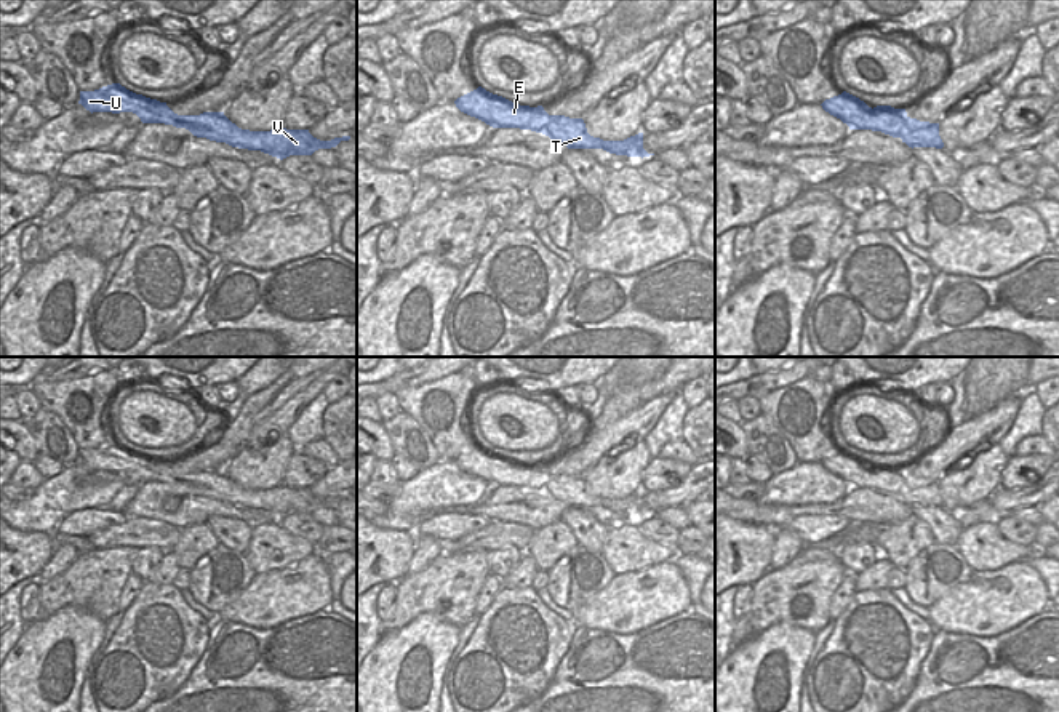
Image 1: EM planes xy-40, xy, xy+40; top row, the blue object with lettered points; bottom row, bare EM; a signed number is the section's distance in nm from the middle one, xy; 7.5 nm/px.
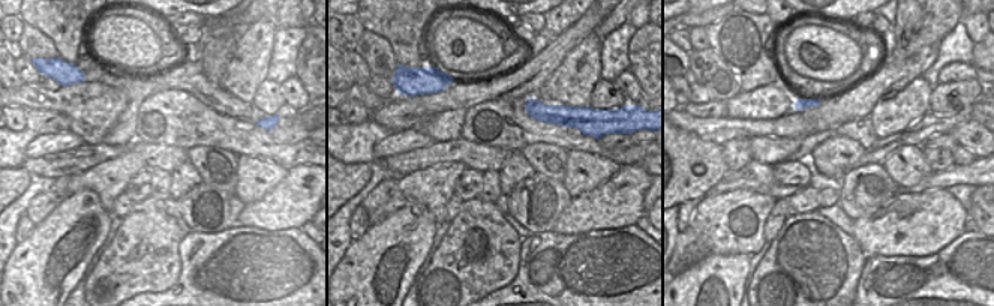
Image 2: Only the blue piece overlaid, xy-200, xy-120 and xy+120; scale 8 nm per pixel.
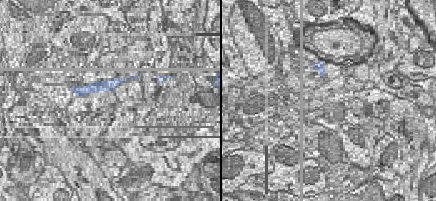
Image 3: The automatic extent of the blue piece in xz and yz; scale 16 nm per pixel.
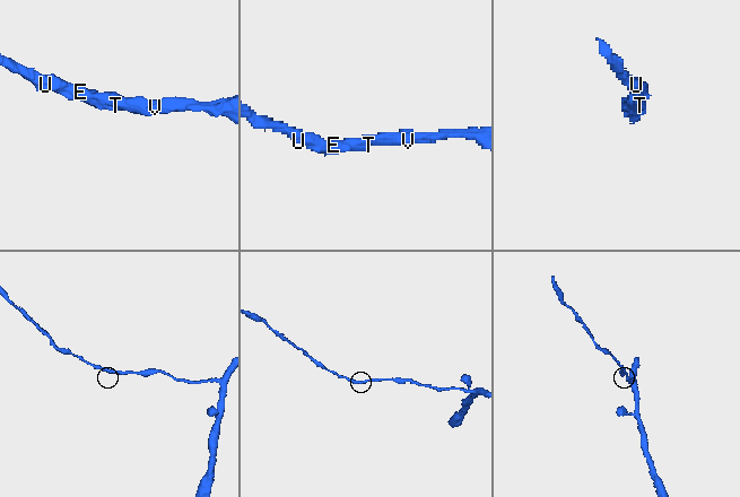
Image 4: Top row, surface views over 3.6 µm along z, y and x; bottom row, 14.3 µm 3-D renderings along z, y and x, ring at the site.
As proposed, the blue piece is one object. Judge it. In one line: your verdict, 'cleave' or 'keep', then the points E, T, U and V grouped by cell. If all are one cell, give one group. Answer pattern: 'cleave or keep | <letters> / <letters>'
keep | E T U V

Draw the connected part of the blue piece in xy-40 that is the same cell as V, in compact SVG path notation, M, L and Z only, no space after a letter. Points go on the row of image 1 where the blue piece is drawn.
M112 83L94 91L80 91L80 101L93 112L133 112L142 123L165 123L186 128L197 138L226 142L232 147L261 150L280 160L290 155L312 155L318 149L336 147L350 136L320 141L309 130L275 128L270 131L242 130L224 112L203 112L200 115L178 115L166 102L136 94L120 83Z

